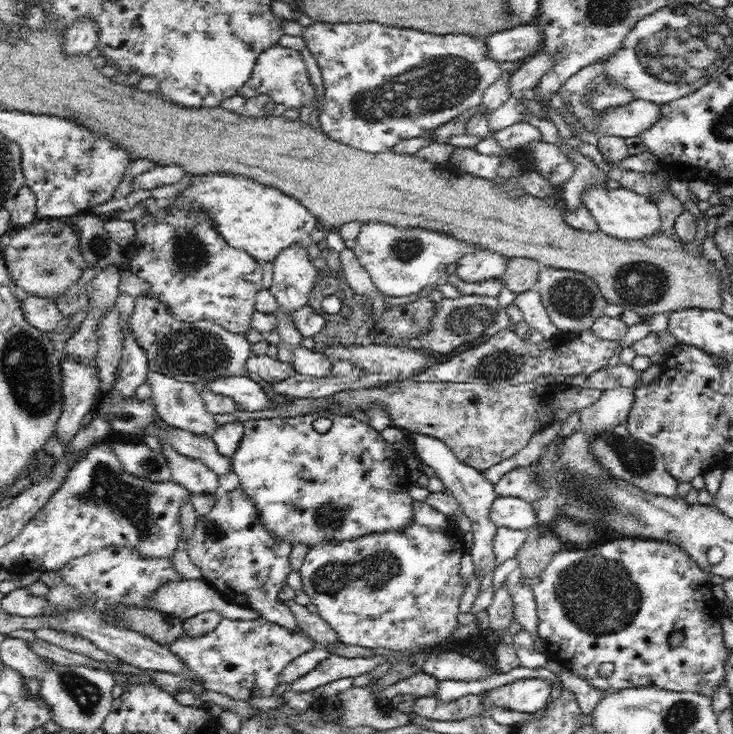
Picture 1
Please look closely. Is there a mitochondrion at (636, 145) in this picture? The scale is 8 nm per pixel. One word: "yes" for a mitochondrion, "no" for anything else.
no

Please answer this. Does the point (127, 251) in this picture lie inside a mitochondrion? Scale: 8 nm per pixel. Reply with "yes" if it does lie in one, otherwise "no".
no

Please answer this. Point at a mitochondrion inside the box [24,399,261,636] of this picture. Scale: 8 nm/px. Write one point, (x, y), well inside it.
(108, 489)

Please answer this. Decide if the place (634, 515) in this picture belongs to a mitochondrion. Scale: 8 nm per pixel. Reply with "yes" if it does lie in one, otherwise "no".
yes

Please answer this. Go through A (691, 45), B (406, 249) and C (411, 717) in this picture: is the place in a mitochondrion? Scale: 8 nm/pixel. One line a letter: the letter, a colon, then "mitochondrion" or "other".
A: mitochondrion
B: mitochondrion
C: other

